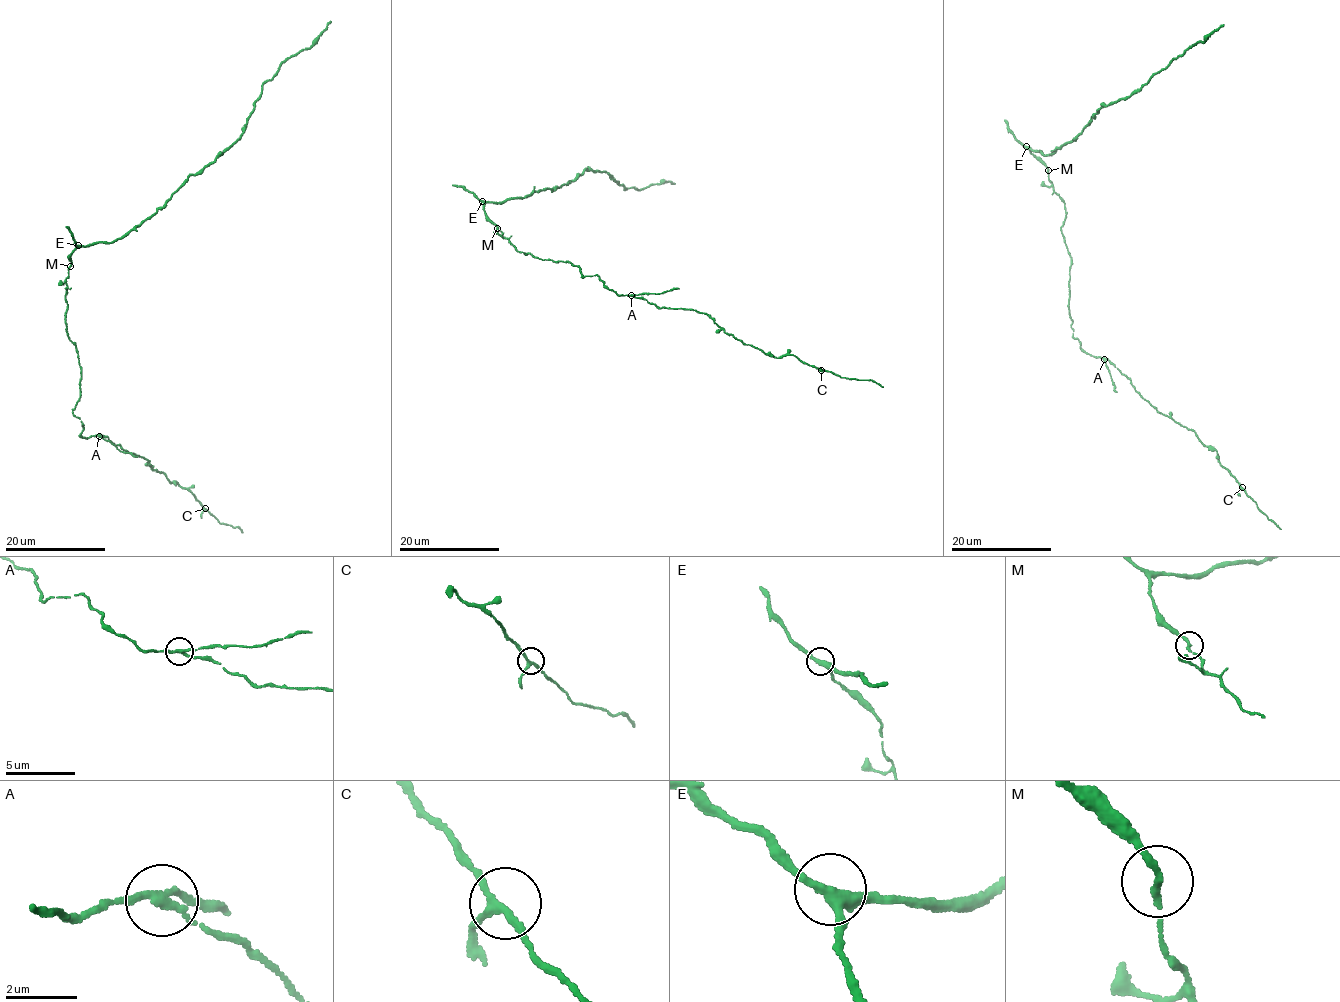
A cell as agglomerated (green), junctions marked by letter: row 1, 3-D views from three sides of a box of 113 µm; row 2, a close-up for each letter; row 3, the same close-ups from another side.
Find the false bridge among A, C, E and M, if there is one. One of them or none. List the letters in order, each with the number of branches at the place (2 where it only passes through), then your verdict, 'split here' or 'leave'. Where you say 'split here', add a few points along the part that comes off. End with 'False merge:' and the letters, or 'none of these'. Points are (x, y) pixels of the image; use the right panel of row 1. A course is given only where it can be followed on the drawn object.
A: branches 3; split here; course (1104, 359), (1116, 392)
C: branches 3; leave
E: branches 3; leave
M: branches 2; leave
False merge: A

